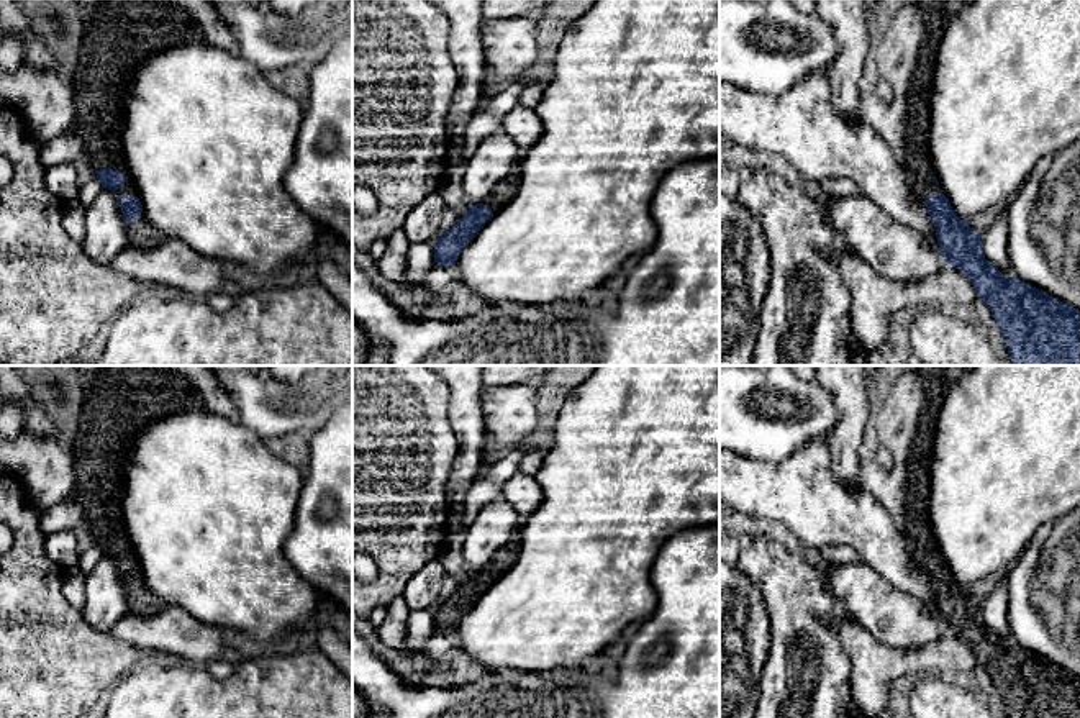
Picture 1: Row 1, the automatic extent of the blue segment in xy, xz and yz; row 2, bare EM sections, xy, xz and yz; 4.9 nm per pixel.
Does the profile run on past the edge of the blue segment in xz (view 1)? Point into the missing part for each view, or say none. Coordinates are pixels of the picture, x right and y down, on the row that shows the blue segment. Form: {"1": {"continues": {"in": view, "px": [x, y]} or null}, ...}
{"1": {"continues": {"in": "xz", "px": [503, 190]}}}

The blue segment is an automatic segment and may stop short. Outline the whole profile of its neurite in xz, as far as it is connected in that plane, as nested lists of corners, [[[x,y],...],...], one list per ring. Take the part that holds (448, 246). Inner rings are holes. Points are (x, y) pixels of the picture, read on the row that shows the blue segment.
[[[520,166],[500,180],[482,203],[470,205],[467,213],[456,225],[442,233],[434,244],[436,266],[454,267],[459,252],[479,234],[516,193],[520,185]]]

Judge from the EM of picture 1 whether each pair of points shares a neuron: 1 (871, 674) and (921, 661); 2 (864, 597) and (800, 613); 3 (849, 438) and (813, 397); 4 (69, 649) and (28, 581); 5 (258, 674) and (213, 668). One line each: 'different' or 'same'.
1: same
2: different
3: different
4: same
5: different

